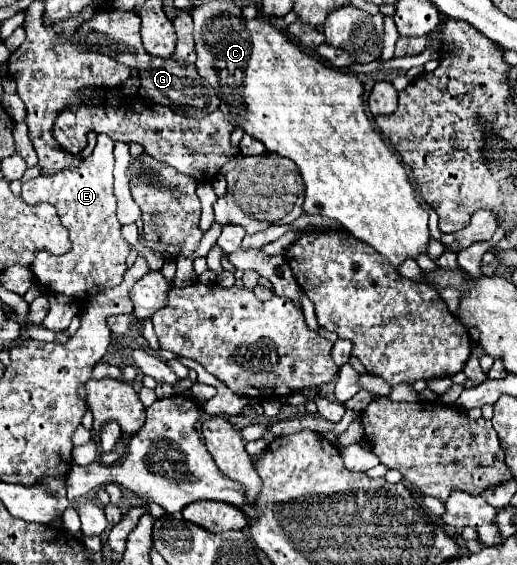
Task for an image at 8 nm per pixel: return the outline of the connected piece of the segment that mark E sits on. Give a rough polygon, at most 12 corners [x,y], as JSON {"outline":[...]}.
{"outline":[[113,139],[81,167],[23,185],[69,229],[41,249],[41,287],[81,303],[123,281],[131,249],[115,215]]}

